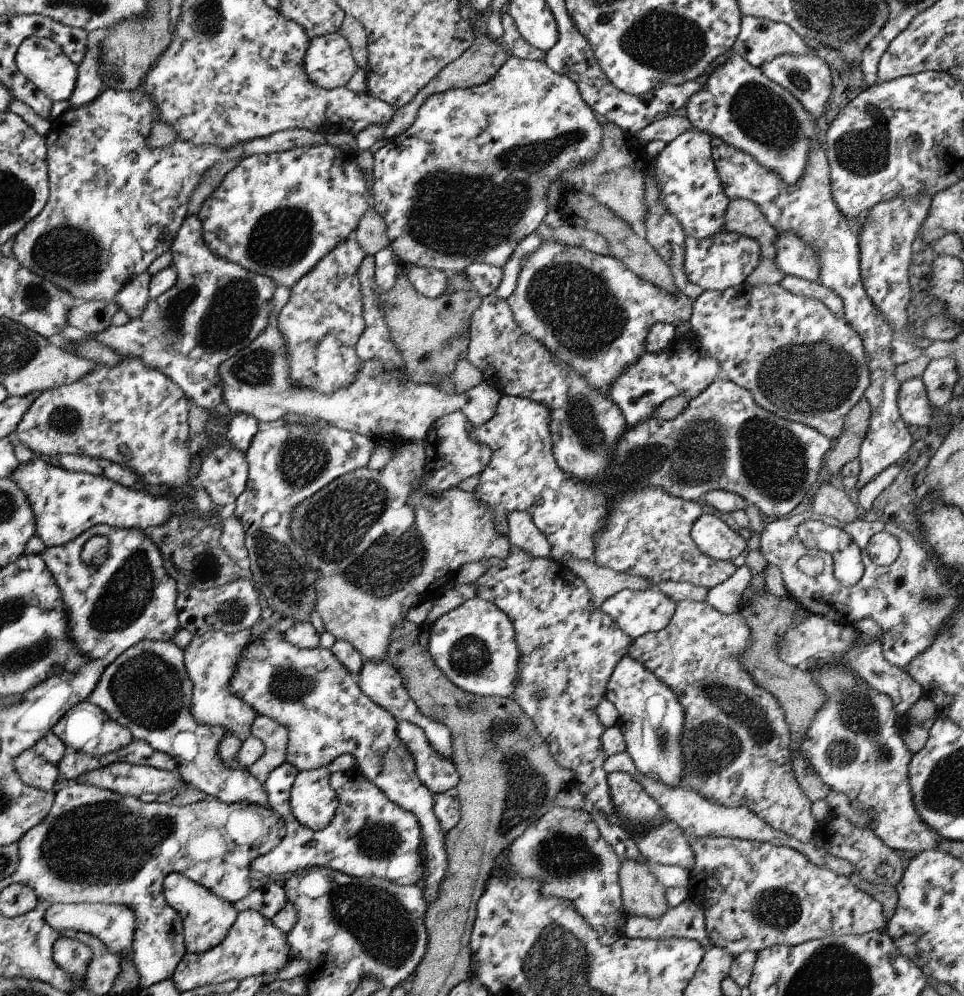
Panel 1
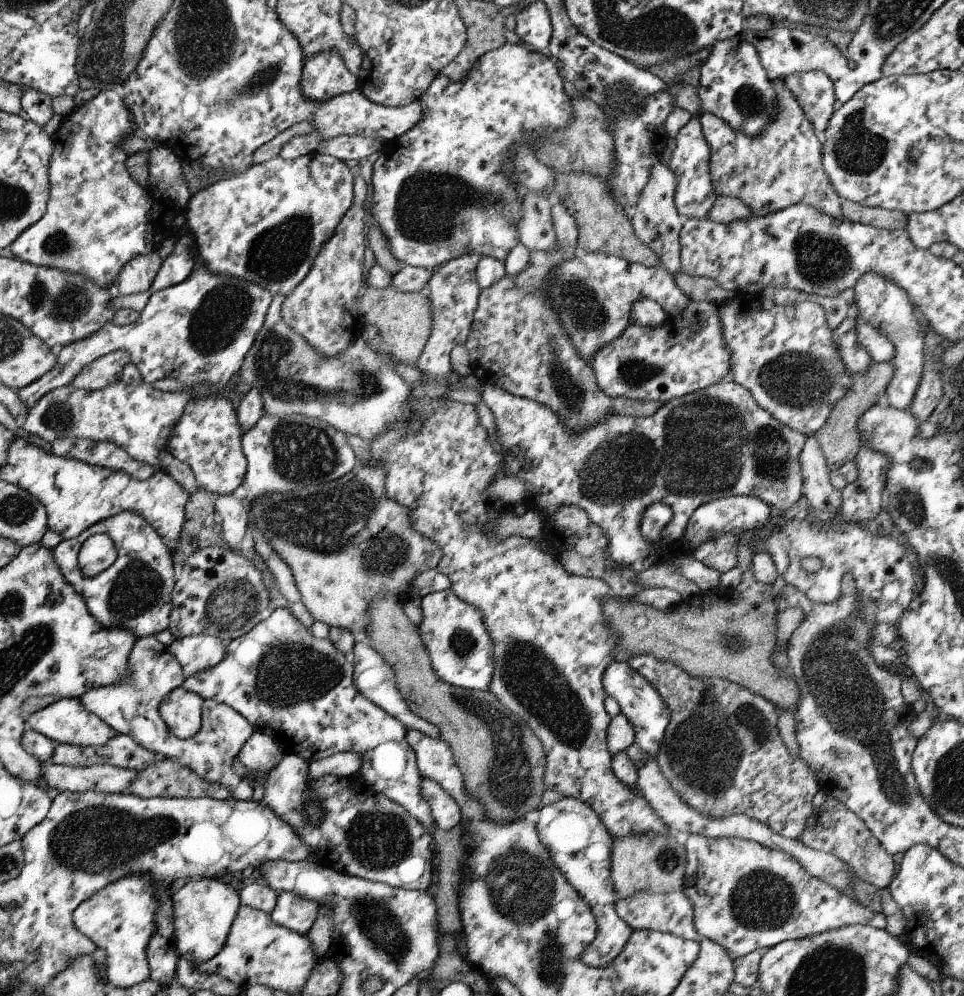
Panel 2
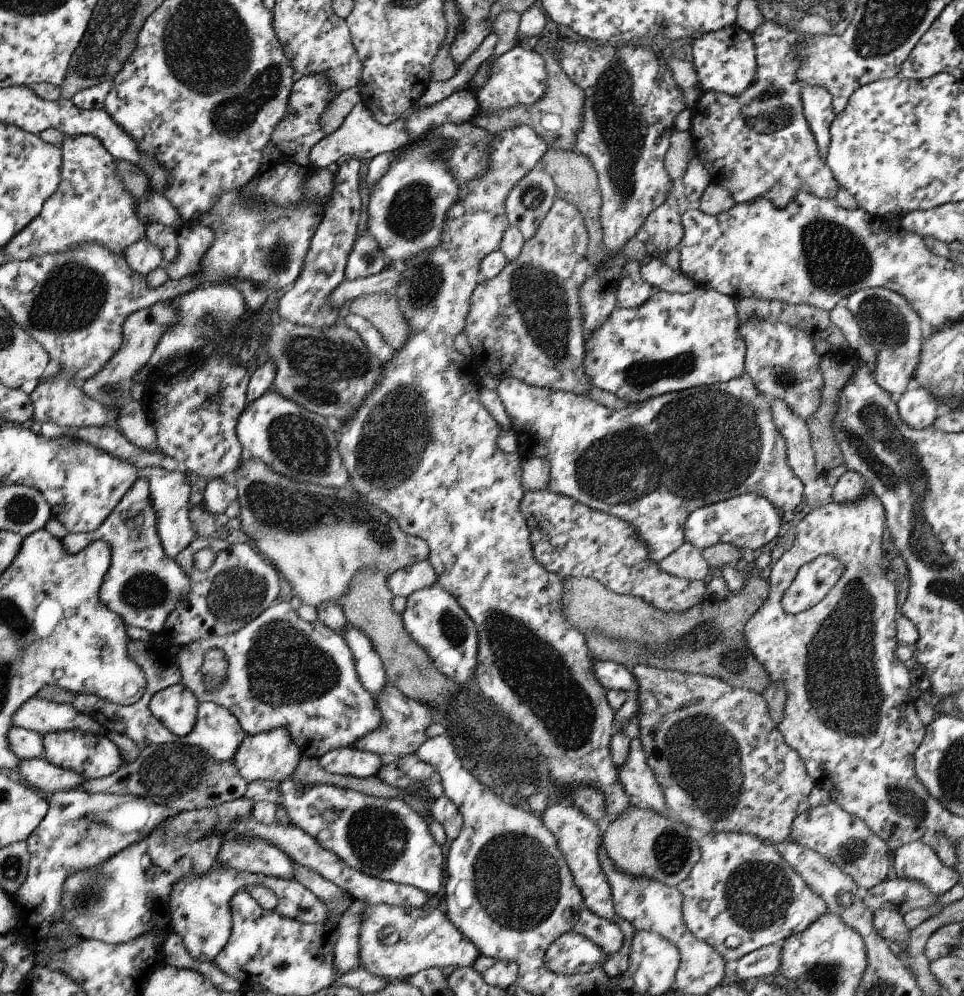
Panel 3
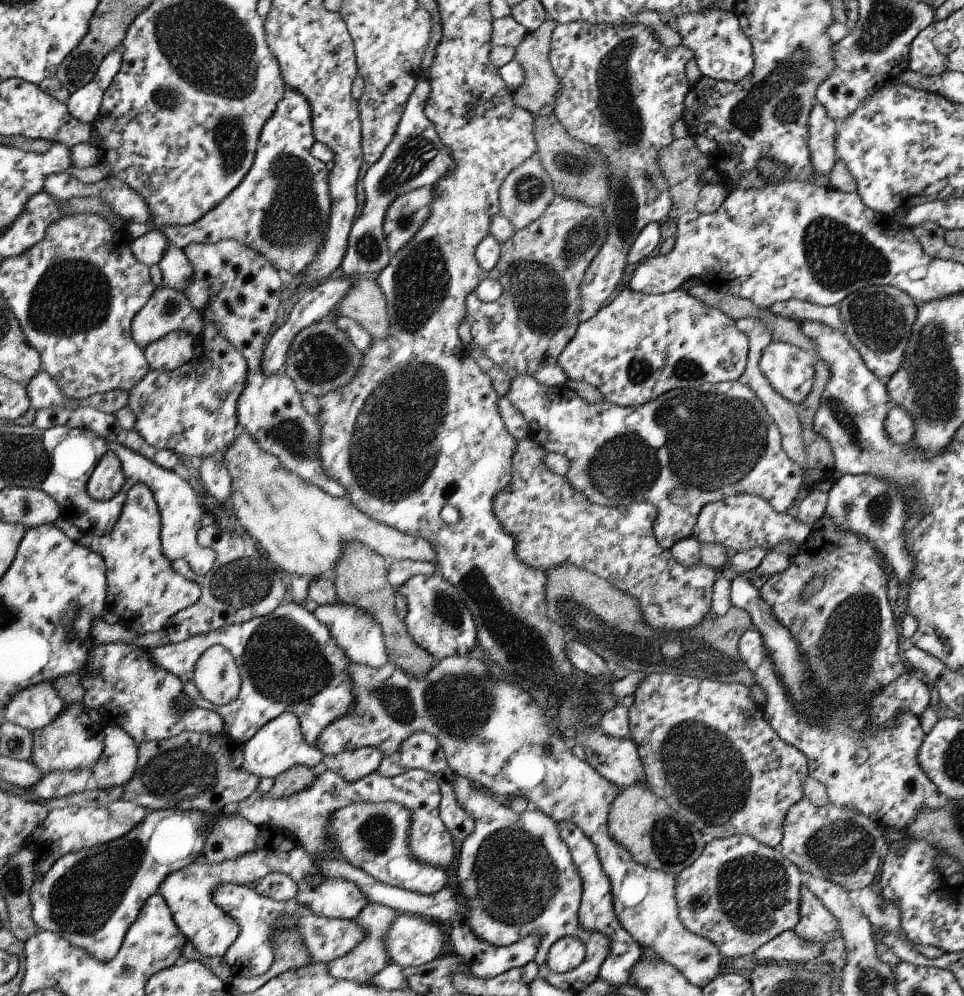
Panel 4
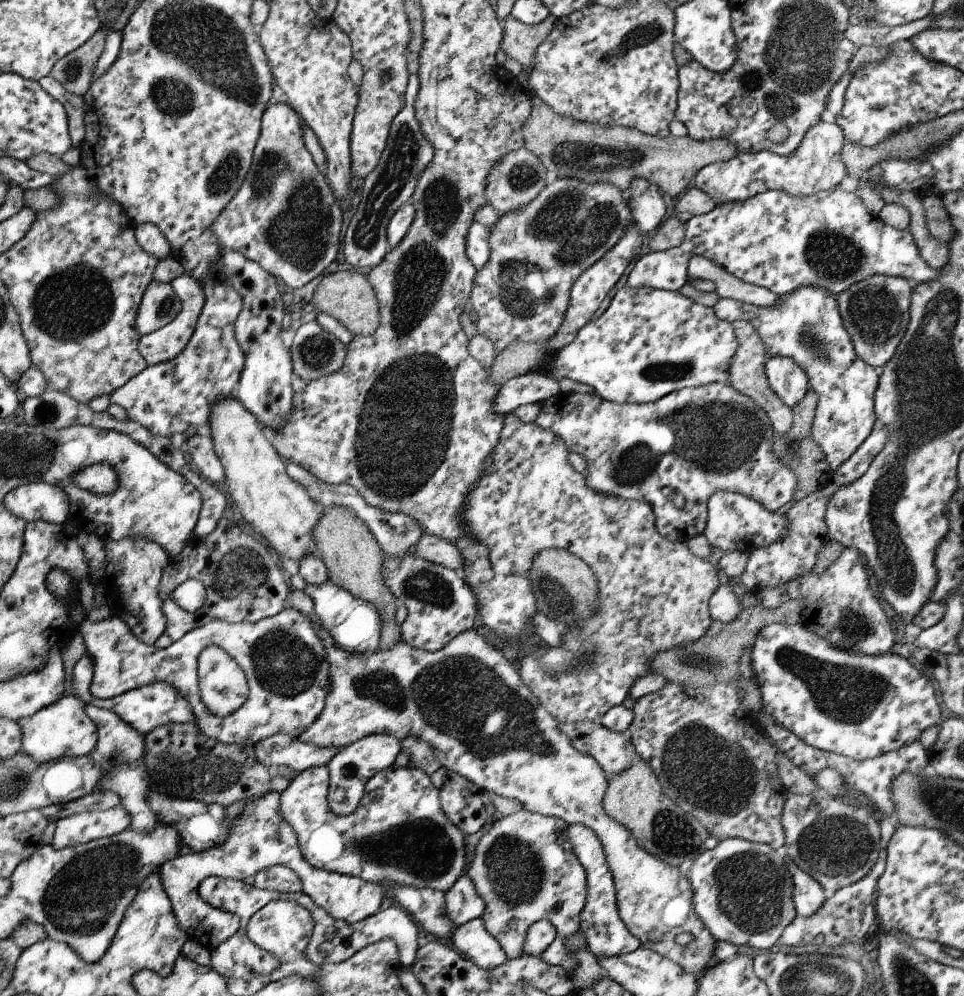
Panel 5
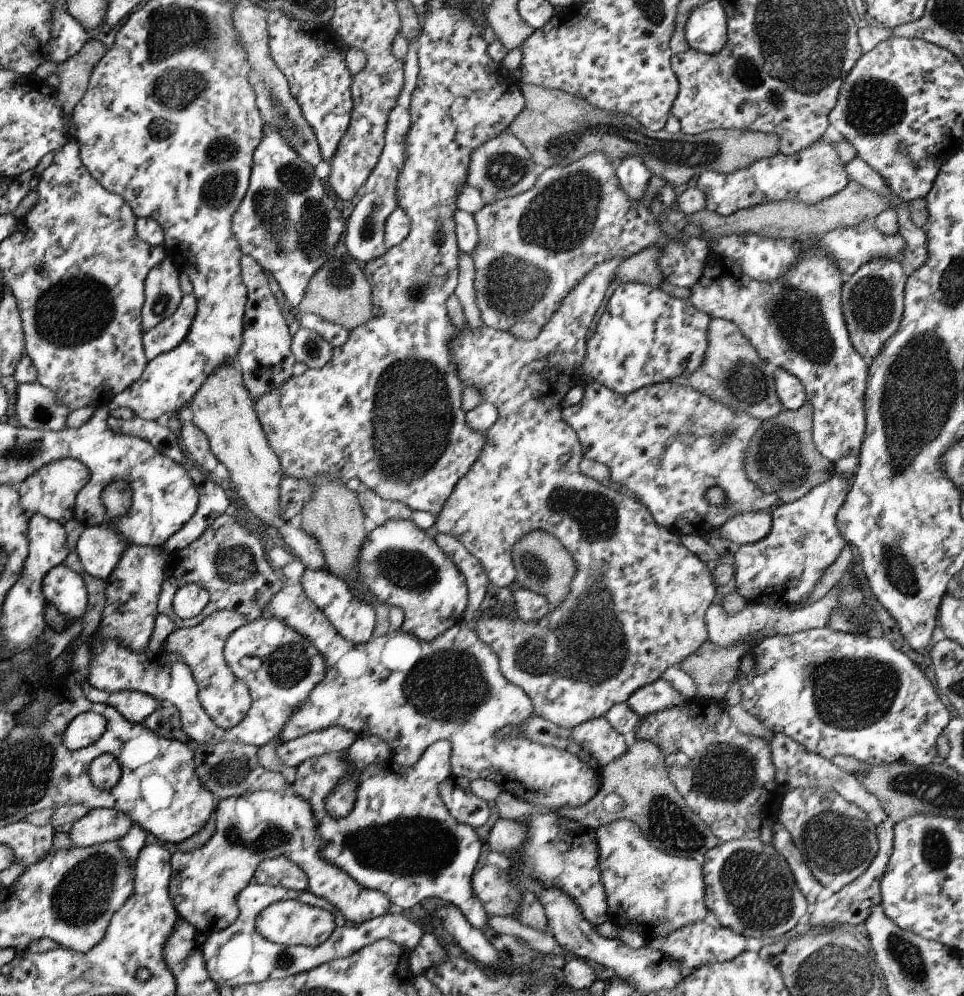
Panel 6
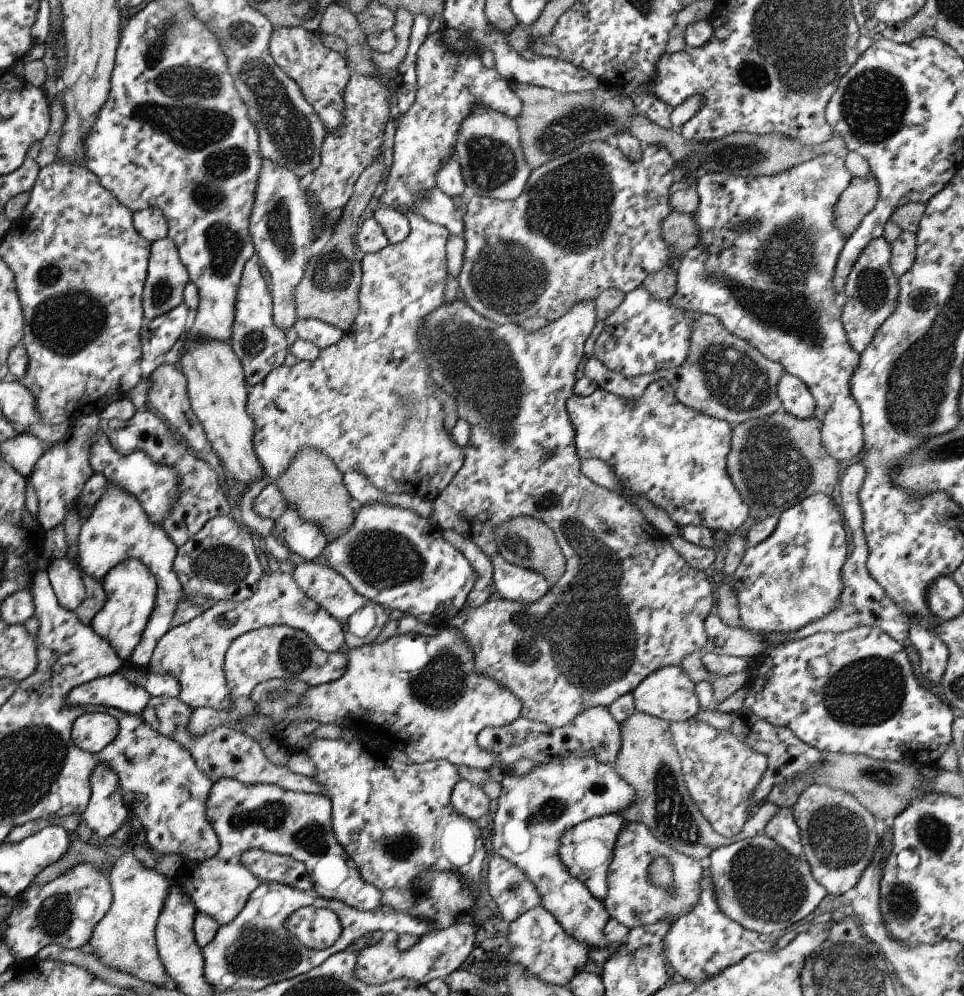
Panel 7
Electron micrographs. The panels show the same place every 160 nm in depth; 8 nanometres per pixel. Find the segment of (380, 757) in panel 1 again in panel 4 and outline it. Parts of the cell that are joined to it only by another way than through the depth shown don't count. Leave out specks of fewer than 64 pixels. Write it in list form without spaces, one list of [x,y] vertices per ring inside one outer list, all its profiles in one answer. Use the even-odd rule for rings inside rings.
[[[296,601],[281,604],[270,615],[256,617],[245,623],[233,624],[230,627],[222,627],[218,630],[197,634],[179,643],[168,643],[162,647],[147,649],[151,661],[168,672],[175,673],[183,681],[186,698],[196,707],[209,708],[223,717],[226,736],[245,744],[257,734],[272,719],[278,718],[284,713],[294,713],[299,720],[304,740],[315,746],[319,732],[326,730],[328,724],[333,723],[336,717],[344,716],[354,706],[355,695],[352,692],[351,677],[347,673],[350,660],[338,645],[330,629],[321,621],[314,612],[309,612]],[[215,645],[227,648],[235,658],[242,677],[241,692],[236,699],[227,705],[211,706],[207,700],[201,697],[195,684],[195,667],[200,655]]]

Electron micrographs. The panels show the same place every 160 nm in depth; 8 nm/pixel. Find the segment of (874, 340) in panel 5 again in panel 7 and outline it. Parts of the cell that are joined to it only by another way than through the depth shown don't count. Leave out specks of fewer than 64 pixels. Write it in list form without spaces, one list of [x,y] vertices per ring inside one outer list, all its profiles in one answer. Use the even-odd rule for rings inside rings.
[[[882,236],[874,238],[862,250],[862,254],[846,278],[844,288],[846,303],[841,322],[850,347],[860,354],[868,348],[868,344],[874,340],[878,328],[884,324],[884,320],[887,320],[898,306],[899,277],[894,274],[891,266],[891,244],[888,244]]]

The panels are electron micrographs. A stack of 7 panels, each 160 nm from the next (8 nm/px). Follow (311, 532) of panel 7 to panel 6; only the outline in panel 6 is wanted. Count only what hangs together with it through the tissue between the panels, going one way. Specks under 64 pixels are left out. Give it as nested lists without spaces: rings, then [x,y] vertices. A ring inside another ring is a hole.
[[[289,522],[283,523],[275,533],[284,540],[286,547],[292,550],[306,569],[325,568],[325,556],[320,543],[313,536]]]

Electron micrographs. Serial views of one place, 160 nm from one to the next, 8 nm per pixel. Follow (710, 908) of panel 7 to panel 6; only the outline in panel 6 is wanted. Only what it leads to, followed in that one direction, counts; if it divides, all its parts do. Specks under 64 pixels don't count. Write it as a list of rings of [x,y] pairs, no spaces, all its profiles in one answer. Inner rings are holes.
[[[702,919],[677,928],[669,935],[649,940],[646,945],[663,952],[667,957],[680,964],[682,968],[696,968],[696,966],[723,963],[736,958],[745,951],[746,936],[734,932],[728,927],[714,928]]]

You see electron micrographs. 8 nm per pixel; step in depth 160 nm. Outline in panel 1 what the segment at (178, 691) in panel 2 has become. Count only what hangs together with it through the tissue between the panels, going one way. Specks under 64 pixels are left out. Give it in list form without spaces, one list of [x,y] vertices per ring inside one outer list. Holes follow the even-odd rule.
[[[208,631],[203,635],[194,635],[188,646],[183,649],[186,653],[187,675],[194,688],[189,708],[191,715],[198,724],[226,727],[241,741],[250,736],[251,724],[255,722],[257,714],[253,708],[229,691],[229,684],[232,675],[235,675],[237,662],[248,643],[251,643],[250,631],[237,633]]]

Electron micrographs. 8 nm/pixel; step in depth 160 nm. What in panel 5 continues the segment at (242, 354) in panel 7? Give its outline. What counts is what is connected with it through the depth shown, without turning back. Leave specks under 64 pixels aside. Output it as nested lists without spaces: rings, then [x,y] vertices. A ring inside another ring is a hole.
[[[223,250],[221,253],[220,272],[222,281],[228,281],[243,298],[242,310],[235,320],[236,340],[240,343],[245,354],[245,363],[237,382],[234,396],[241,400],[245,407],[250,409],[261,423],[264,423],[267,433],[279,431],[283,427],[283,420],[287,419],[292,408],[292,356],[280,338],[282,332],[282,320],[286,308],[278,291],[277,278],[267,273],[264,267],[243,254],[233,250]]]

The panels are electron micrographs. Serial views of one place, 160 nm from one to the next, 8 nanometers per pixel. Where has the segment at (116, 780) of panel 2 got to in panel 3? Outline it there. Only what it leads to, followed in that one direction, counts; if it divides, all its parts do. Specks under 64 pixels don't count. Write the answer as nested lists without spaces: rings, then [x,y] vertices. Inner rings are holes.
[[[44,757],[21,760],[18,768],[14,771],[18,774],[20,780],[24,780],[34,788],[53,794],[58,791],[79,788],[86,780],[77,772],[57,767]]]

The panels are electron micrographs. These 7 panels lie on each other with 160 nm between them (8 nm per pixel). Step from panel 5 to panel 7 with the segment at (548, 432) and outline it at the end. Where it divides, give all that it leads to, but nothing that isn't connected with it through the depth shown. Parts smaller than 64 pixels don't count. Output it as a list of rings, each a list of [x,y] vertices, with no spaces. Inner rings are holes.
[[[584,298],[578,304],[574,304],[559,320],[554,320],[545,328],[532,333],[526,332],[519,324],[495,324],[492,320],[487,320],[478,312],[474,312],[465,301],[455,299],[452,302],[442,304],[438,310],[426,316],[426,320],[420,324],[422,328],[418,330],[420,352],[424,352],[424,358],[428,360],[430,374],[436,382],[436,387],[444,390],[456,400],[458,417],[468,420],[472,426],[470,442],[463,451],[463,467],[460,468],[451,484],[448,484],[448,487],[444,488],[444,491],[432,501],[433,512],[430,516],[432,522],[438,524],[443,531],[454,530],[454,532],[462,534],[464,538],[470,538],[492,560],[496,554],[500,554],[500,548],[498,548],[496,538],[494,538],[496,528],[500,524],[502,526],[508,524],[508,520],[512,520],[512,518],[530,516],[530,518],[543,521],[544,524],[548,525],[548,528],[552,529],[552,532],[555,532],[560,549],[563,550],[564,557],[567,558],[567,571],[564,576],[554,586],[551,586],[544,598],[540,602],[536,602],[535,605],[512,602],[512,600],[504,598],[488,600],[478,608],[470,608],[466,604],[463,611],[458,616],[454,616],[454,620],[450,620],[450,624],[448,624],[449,628],[458,628],[462,638],[472,648],[476,672],[484,674],[484,676],[492,676],[494,680],[498,680],[498,684],[504,684],[510,692],[518,696],[523,701],[522,715],[524,718],[548,724],[551,728],[564,727],[572,723],[576,716],[590,708],[596,706],[609,708],[612,702],[616,702],[620,696],[634,691],[656,670],[666,668],[666,666],[680,666],[686,656],[695,652],[703,652],[708,642],[704,622],[714,606],[713,596],[716,579],[709,575],[710,571],[691,567],[673,548],[668,537],[662,535],[646,520],[636,504],[630,503],[617,492],[596,485],[590,478],[584,478],[584,473],[580,472],[579,452],[576,452],[575,444],[575,428],[572,425],[570,414],[566,414],[566,402],[571,399],[572,388],[574,388],[574,384],[577,384],[576,370],[578,370],[578,364],[584,356],[584,346],[586,346],[584,342],[588,340],[588,334],[594,330],[597,320],[594,300]]]

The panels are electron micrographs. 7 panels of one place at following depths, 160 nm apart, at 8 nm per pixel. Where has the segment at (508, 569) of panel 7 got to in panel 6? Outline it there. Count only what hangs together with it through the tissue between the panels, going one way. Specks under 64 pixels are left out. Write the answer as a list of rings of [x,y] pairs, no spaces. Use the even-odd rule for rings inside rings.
[[[517,580],[512,581],[509,589],[514,596],[516,610],[520,619],[537,621],[549,611],[549,602],[545,596],[523,587]]]

